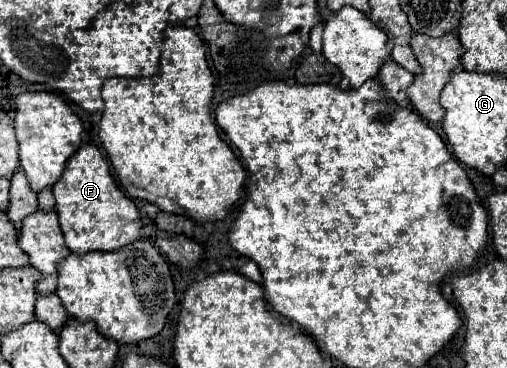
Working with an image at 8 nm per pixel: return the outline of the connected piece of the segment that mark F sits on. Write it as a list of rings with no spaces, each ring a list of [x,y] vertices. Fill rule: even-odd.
[[[81,144],[67,160],[61,178],[53,186],[55,210],[71,252],[119,250],[141,238],[141,216],[135,202],[115,184],[109,164],[95,144]]]

